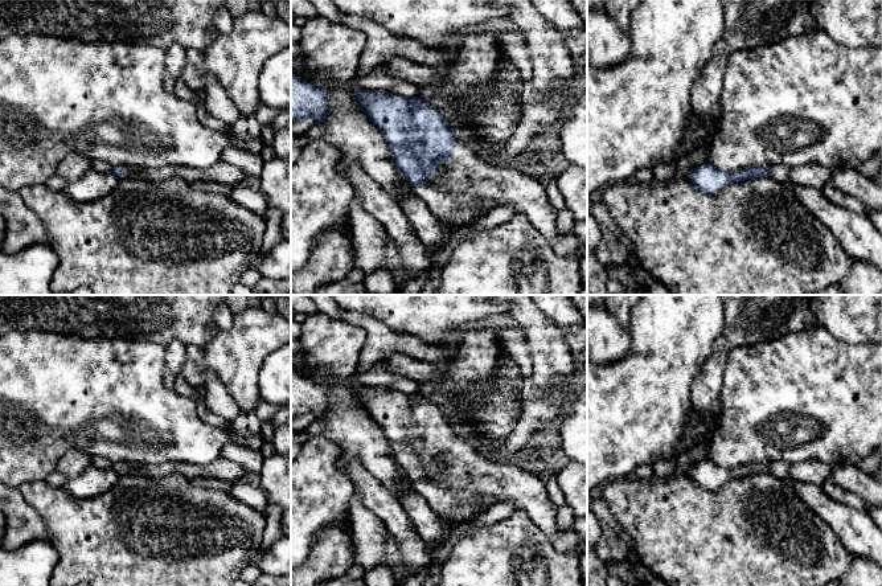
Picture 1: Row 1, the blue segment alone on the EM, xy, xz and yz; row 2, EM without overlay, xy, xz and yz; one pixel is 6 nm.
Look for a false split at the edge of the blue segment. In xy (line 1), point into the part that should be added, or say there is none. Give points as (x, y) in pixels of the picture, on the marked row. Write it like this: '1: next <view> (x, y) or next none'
1: next none

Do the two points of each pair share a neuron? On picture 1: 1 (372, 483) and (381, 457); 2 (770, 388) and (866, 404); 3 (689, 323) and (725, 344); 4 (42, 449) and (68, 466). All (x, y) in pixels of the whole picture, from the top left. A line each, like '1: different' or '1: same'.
1: different
2: same
3: different
4: different

